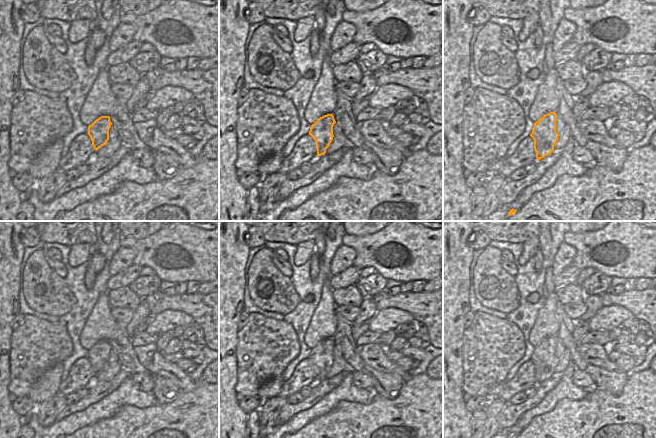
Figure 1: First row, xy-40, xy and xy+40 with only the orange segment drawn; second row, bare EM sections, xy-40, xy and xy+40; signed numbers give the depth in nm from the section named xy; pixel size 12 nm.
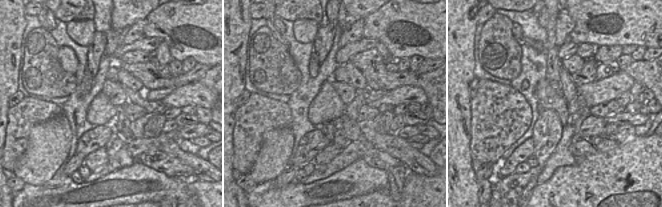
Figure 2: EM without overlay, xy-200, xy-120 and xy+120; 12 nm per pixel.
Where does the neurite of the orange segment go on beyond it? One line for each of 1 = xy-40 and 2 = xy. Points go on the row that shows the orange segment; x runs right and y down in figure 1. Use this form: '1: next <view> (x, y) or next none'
1: next none
2: next none

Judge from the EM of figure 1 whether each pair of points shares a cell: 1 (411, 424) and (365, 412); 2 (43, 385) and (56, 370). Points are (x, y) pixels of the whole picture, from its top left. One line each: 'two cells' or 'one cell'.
1: one cell
2: one cell

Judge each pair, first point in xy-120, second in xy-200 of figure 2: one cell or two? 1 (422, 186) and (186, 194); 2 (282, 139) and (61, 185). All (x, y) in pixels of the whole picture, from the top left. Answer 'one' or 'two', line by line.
1: two
2: two

